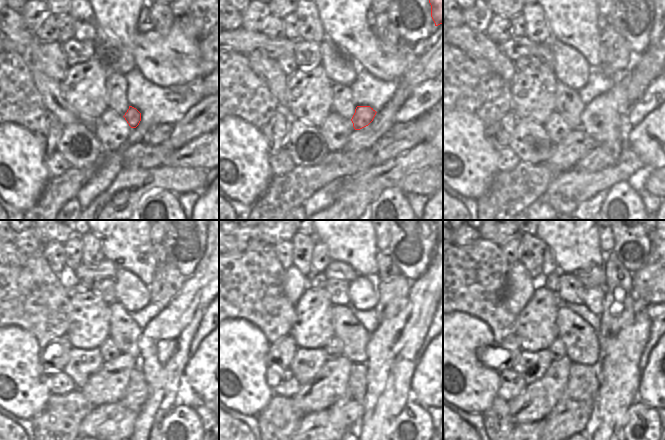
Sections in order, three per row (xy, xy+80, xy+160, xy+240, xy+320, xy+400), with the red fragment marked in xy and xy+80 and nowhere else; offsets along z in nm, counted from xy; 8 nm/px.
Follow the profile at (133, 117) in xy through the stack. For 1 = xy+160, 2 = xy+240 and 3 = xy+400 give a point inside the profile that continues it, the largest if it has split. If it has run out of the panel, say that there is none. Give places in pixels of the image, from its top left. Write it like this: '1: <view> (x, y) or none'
1: xy+160 (605, 119)
2: xy+240 (164, 345)
3: xy+400 (619, 375)

